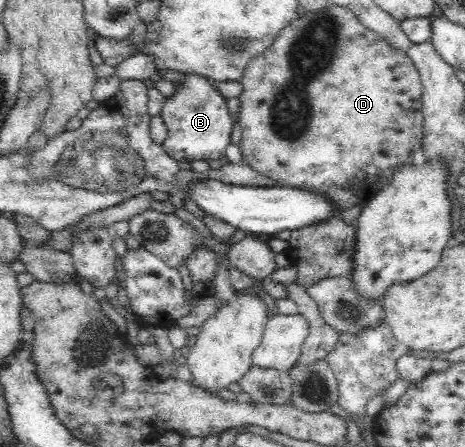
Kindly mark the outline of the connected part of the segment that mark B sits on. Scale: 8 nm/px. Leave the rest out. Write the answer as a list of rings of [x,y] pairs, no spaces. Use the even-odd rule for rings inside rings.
[[[186,76],[172,81],[174,91],[165,97],[159,116],[167,126],[167,136],[163,143],[166,153],[184,161],[210,161],[225,155],[226,146],[231,142],[230,133],[234,119],[228,110],[227,99],[205,77]]]

